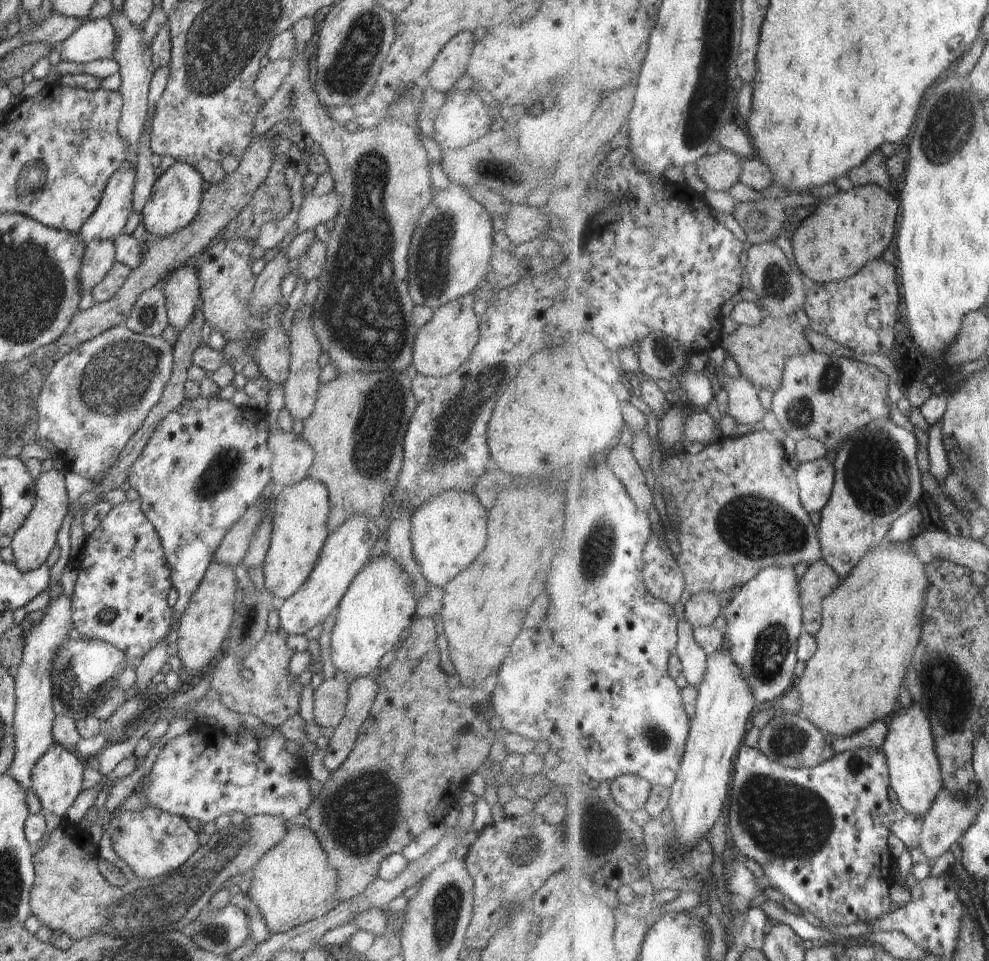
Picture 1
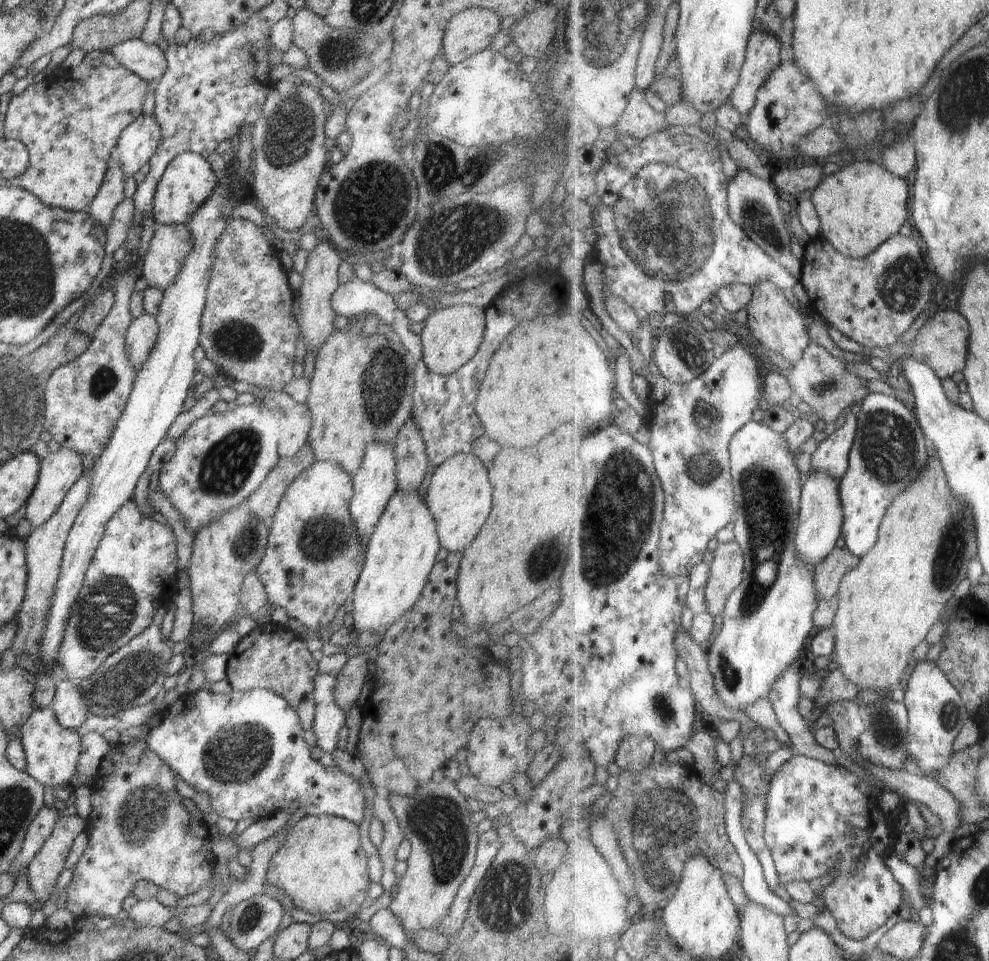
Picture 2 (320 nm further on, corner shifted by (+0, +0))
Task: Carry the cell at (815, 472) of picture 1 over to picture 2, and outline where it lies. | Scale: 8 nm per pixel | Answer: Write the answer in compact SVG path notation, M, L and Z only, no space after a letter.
M848 413L843 427L820 442L812 456L813 468L827 468L842 481L851 466L851 452L859 434L859 415Z

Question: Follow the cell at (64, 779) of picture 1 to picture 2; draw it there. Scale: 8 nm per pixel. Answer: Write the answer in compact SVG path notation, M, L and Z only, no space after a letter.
M50 707L33 709L26 722L20 728L21 745L27 760L26 772L42 786L59 787L71 784L77 771L81 753L81 736L75 730L64 728Z

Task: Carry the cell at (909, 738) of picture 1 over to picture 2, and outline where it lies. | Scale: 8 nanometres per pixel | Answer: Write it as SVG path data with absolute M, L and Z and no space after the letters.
M919 660L917 667L911 674L908 688L906 690L905 703L909 708L909 751L911 756L915 757L918 762L918 768L914 767L914 763L908 762L907 764L912 770L935 778L936 773L940 773L951 763L954 752L954 742L958 740L962 728L966 726L966 721L971 717L971 710L965 705L959 688L952 682L951 678L938 666L935 660Z

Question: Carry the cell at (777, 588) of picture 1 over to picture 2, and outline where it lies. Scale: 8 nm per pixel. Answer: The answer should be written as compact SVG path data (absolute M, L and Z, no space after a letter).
M812 468L812 471L813 473L806 478L803 486L801 517L795 543L801 557L807 563L812 563L813 567L818 567L836 548L838 540L843 537L847 512L841 493L842 481L839 481L839 478L827 468Z

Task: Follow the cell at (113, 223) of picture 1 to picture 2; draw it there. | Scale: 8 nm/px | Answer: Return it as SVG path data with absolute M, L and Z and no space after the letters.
M140 115L119 136L117 146L125 178L148 163L160 142L161 128L154 115Z

